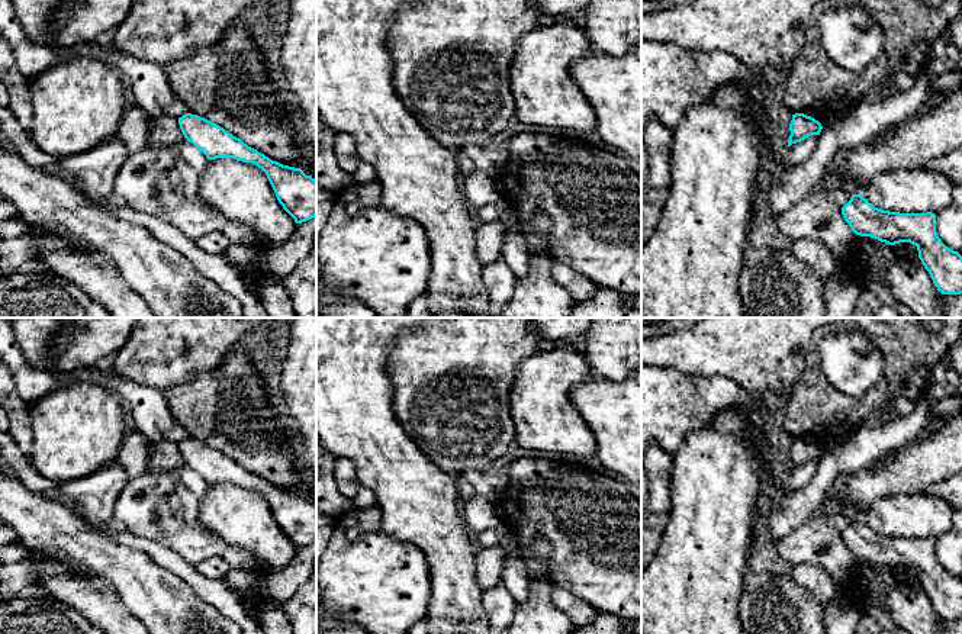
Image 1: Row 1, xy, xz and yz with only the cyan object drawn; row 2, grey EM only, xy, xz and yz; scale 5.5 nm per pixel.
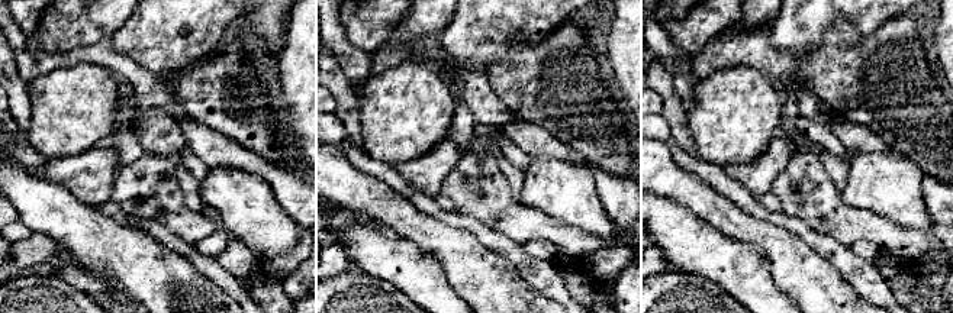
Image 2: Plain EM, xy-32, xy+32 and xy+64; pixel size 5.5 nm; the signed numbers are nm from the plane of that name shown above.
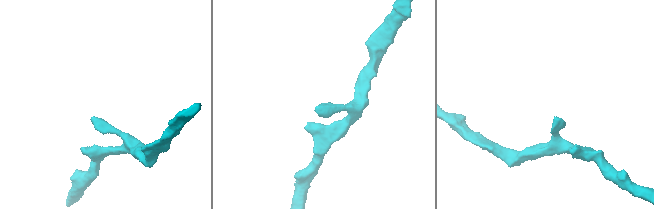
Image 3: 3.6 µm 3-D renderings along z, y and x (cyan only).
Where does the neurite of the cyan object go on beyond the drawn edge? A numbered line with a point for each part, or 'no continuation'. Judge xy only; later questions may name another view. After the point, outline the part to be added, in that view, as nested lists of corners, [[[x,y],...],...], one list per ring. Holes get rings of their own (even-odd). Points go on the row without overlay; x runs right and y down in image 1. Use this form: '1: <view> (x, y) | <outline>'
no continuation

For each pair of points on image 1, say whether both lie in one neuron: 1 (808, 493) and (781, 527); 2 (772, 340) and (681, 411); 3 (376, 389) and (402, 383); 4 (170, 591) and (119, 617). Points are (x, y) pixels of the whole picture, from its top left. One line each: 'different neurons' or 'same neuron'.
1: same neuron
2: same neuron
3: different neurons
4: different neurons

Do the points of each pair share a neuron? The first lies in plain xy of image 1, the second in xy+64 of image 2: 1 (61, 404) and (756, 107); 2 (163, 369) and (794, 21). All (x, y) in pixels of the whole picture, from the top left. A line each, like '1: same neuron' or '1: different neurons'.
1: same neuron
2: same neuron

